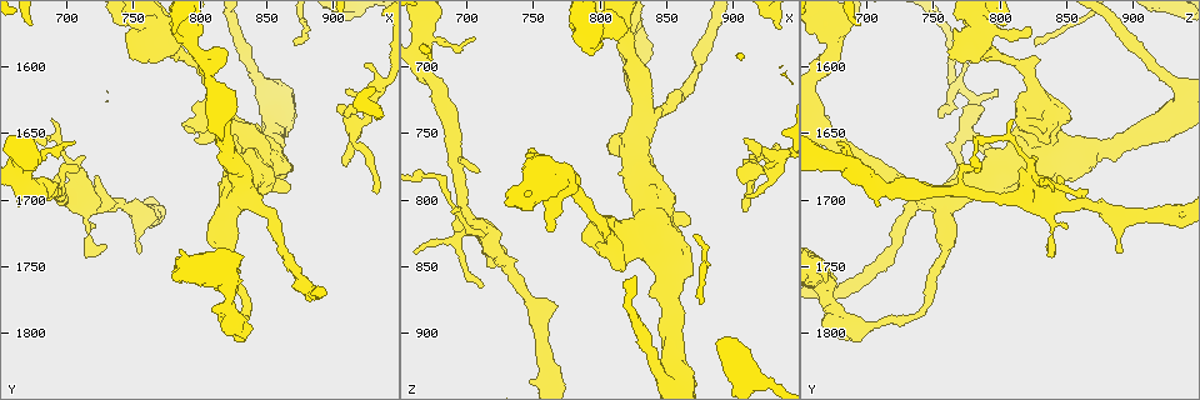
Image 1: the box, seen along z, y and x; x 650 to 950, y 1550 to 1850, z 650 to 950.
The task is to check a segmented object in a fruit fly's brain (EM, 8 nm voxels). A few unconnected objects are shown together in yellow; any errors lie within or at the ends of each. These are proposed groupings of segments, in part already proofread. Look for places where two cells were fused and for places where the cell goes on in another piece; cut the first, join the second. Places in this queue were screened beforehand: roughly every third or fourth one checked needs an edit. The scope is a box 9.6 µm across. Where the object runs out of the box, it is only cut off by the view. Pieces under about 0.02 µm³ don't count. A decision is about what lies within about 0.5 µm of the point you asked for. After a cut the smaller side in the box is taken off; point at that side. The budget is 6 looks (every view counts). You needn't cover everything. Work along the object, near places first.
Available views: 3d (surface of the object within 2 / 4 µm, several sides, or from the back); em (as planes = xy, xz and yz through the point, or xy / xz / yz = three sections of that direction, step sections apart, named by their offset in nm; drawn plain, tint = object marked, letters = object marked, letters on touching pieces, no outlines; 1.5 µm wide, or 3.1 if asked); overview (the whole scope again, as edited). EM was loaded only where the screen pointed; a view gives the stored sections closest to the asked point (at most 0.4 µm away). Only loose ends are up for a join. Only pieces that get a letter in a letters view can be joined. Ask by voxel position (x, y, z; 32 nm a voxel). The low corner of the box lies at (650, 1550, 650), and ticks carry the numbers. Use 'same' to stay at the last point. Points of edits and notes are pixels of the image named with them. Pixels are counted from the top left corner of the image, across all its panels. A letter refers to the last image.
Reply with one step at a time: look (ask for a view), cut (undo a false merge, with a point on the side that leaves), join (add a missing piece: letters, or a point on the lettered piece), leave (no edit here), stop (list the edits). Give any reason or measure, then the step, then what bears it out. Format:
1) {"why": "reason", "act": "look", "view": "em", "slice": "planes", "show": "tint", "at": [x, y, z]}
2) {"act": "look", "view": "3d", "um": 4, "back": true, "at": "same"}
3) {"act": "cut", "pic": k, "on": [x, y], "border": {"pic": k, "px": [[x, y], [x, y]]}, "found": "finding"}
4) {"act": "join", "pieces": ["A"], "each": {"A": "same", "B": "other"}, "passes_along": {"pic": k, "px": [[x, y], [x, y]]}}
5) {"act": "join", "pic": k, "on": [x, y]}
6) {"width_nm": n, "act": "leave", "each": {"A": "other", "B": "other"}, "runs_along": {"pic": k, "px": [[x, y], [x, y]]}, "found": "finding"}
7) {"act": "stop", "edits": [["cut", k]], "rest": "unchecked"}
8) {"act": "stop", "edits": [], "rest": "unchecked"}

{"why": "a fork", "act": "look", "view": "3d", "um": 4, "at": [916, 1644, 774]}

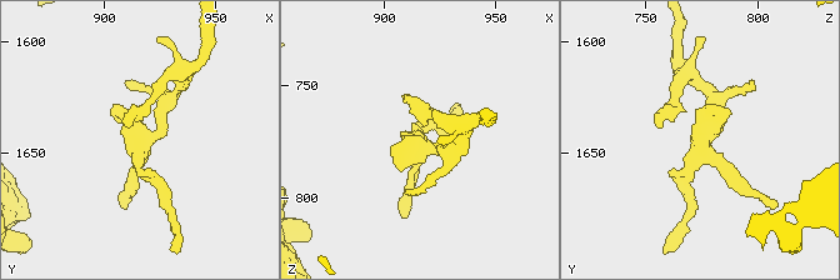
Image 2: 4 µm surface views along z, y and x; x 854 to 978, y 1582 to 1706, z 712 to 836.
{"why": "shape alone is not enough", "act": "look", "view": "em", "slice": "yz", "step": 8, "show": "letters", "at": [917, 1645, 776]}

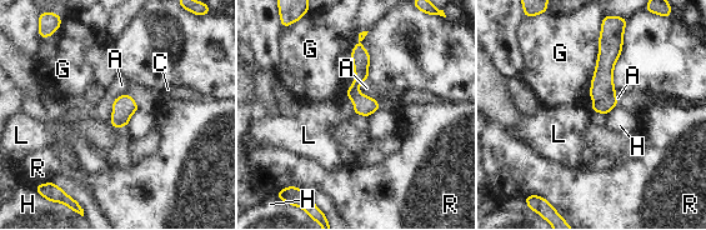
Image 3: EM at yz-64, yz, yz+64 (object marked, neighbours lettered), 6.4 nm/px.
{"why": "cut it another way", "act": "look", "view": "em", "slice": "planes", "show": "letters", "at": "same"}

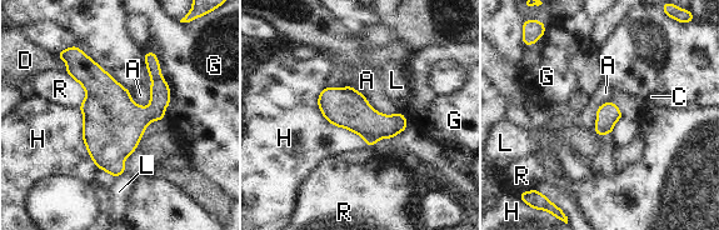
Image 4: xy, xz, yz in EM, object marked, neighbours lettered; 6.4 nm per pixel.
{"act": "leave", "each": {"A": "other", "C": "other", "D": "other", "G": "other", "H": "other", "L": "other", "R": "other"}, "border": {"pic": 4, "px": [[316, 98], [369, 145], [408, 126]]}, "found": "one cell here"}

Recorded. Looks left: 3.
{"why": "an open end", "act": "look", "view": "3d", "um": 2, "at": [766, 1568, 822]}

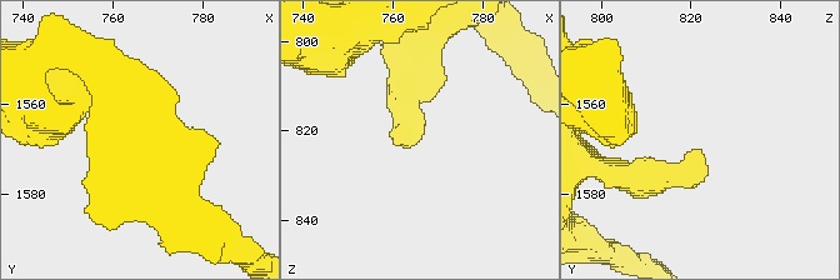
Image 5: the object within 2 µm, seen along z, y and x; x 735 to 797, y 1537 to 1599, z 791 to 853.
{"why": "shape alone is not enough", "act": "look", "view": "em", "slice": "planes", "show": "plain", "at": [763, 1570, 821]}

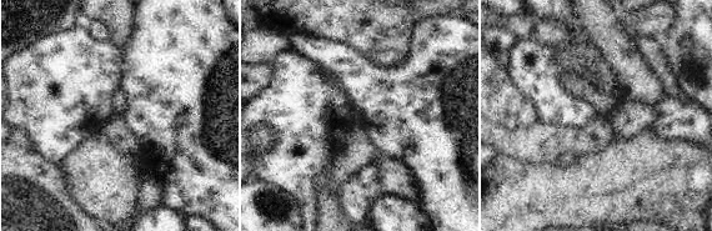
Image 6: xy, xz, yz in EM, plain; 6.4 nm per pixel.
{"act": "look", "view": "em", "slice": "planes", "show": "letters", "at": "same"}

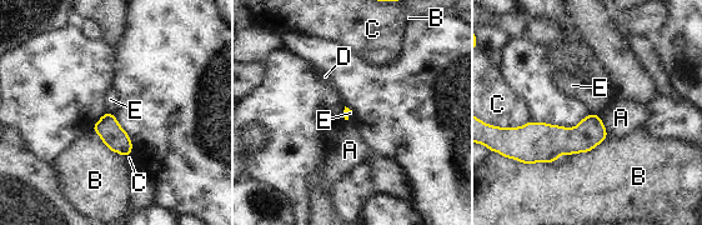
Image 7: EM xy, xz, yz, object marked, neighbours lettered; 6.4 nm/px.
{"act": "leave", "each": {"A": "other", "B": "other", "C": "other", "D": "other", "E": "other"}, "border": {"pic": 7, "px": [[590, 113], [598, 115]]}, "found": "no lettered piece goes on from it"}

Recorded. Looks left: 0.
{"act": "stop", "edits": [], "rest": "unchecked"}

